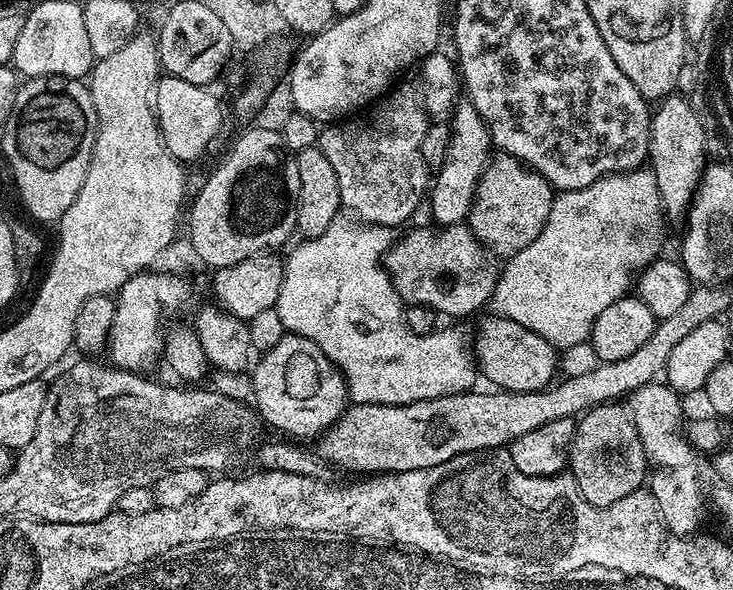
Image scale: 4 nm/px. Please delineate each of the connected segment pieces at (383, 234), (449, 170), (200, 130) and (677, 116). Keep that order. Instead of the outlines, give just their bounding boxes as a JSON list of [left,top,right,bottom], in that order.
[[275,218,478,404],[430,98,494,225],[156,75,224,160],[648,94,708,215]]

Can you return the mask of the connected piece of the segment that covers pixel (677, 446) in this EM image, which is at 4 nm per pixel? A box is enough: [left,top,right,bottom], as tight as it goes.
[626,382,704,537]

